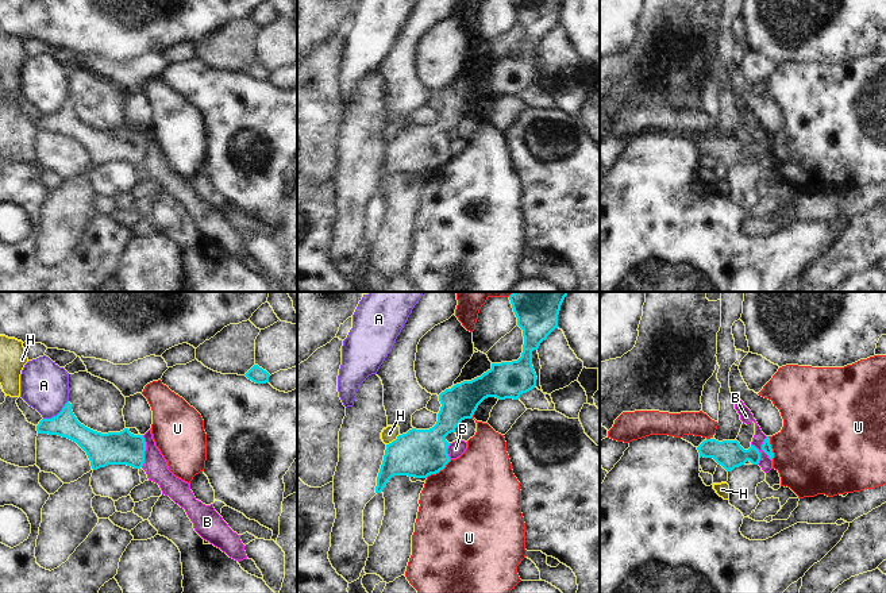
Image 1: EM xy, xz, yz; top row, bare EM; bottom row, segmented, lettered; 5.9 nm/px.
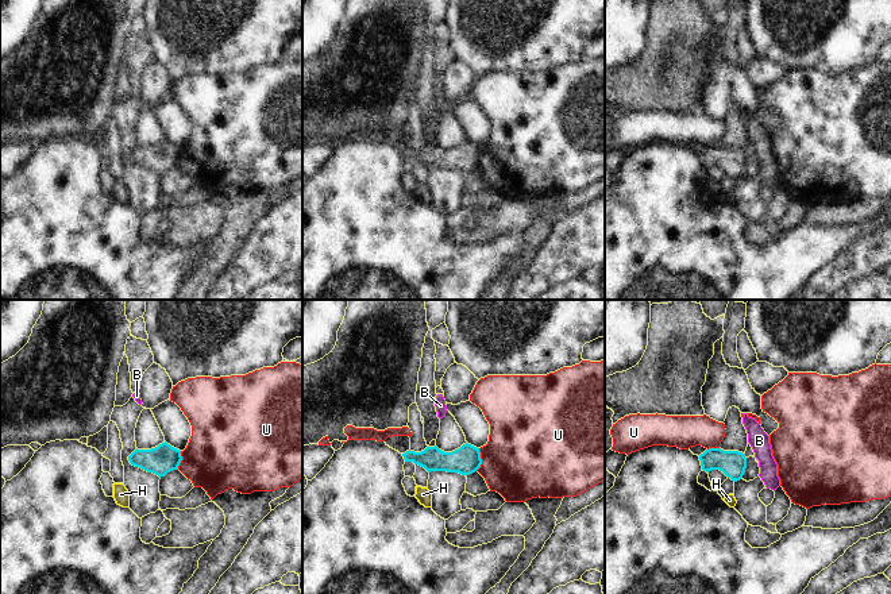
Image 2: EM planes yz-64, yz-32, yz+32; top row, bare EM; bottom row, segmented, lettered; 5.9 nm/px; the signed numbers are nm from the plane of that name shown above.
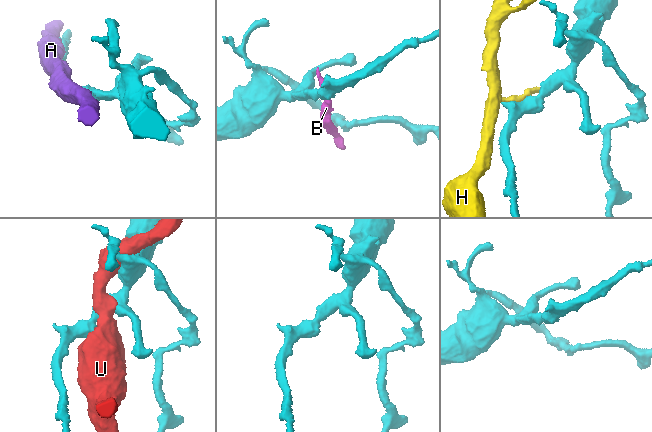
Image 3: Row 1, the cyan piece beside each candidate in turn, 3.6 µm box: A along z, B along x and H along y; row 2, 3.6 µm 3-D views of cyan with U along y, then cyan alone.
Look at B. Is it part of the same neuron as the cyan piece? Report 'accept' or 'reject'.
reject

